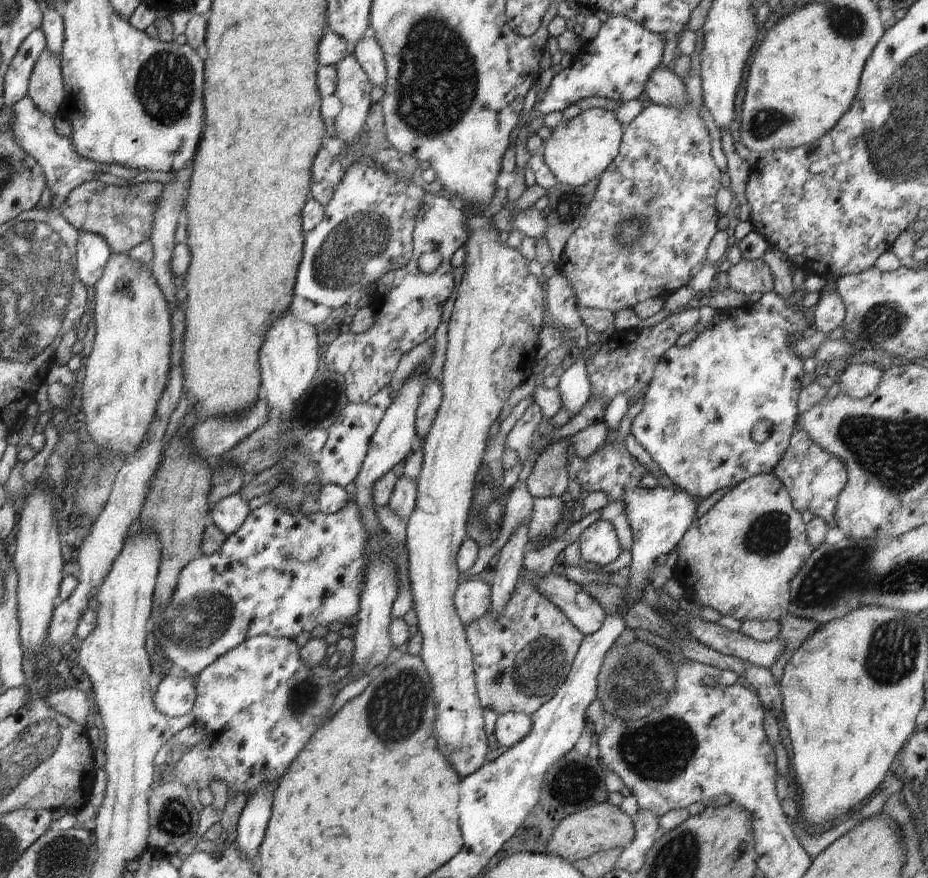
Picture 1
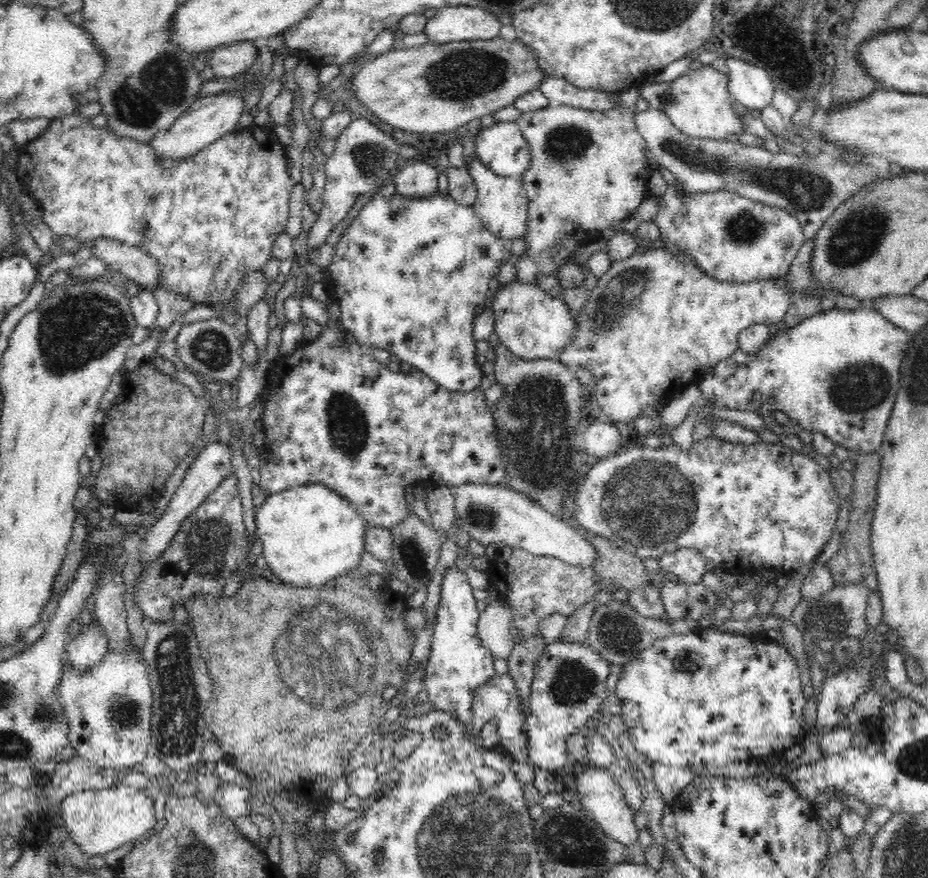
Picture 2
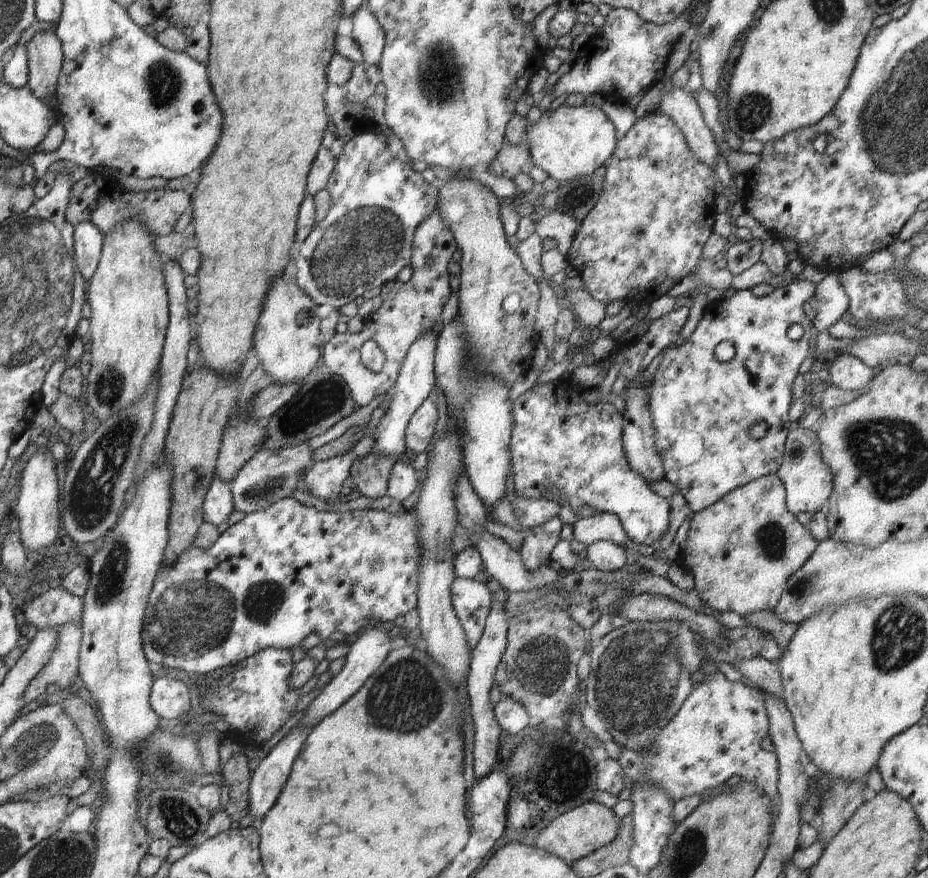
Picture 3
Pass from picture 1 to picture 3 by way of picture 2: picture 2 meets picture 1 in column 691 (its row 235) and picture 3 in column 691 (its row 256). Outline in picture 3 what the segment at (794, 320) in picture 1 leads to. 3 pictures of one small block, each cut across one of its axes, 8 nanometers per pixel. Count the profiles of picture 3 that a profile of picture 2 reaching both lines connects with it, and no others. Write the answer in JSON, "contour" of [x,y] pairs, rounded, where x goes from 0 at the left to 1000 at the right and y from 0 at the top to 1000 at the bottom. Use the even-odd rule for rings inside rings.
{"contour":[[[853,318],[820,339],[809,331],[793,331],[787,339],[778,338],[764,346],[759,362],[737,392],[716,401],[702,437],[698,467],[705,485],[707,517],[713,524],[717,547],[728,554],[747,584],[755,583],[810,547],[837,539],[845,524],[849,494],[857,484],[850,475],[853,442],[864,412],[875,404],[876,367],[869,360],[865,346],[876,341],[879,323]],[[856,369],[866,374],[866,383],[860,388],[849,385],[849,377]],[[778,388],[788,390],[793,397],[793,405],[787,412],[776,412],[770,407],[772,394]],[[817,481],[828,485],[828,494],[825,499],[810,501],[808,485]]]}

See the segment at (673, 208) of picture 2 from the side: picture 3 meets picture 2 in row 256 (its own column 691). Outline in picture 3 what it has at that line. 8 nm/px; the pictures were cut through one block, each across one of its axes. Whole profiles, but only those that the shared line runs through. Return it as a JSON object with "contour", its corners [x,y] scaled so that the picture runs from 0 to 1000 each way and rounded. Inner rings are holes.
{"contour":[[[777,764],[760,769],[756,777],[746,781],[744,793],[709,834],[698,854],[688,856],[670,851],[665,868],[683,893],[696,888],[696,893],[700,891],[716,900],[725,915],[755,905],[763,897],[780,899],[782,891],[795,883],[800,888],[815,893],[815,897],[830,909],[836,934],[841,920],[839,874],[833,856],[821,853],[821,844],[829,838],[823,797],[822,787],[805,781],[801,776],[787,777]]]}

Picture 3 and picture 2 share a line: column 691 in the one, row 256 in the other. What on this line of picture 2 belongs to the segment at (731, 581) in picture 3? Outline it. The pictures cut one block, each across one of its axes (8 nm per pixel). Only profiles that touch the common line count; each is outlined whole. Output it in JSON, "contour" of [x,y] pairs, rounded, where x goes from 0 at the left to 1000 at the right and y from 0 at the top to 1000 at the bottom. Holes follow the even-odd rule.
{"contour":[[[688,99],[677,100],[672,104],[666,105],[667,120],[657,125],[641,126],[641,125],[629,125],[625,123],[614,122],[608,118],[592,118],[587,123],[580,124],[578,126],[564,128],[559,134],[555,138],[565,158],[569,162],[571,169],[571,177],[573,177],[572,187],[569,194],[565,194],[565,199],[561,203],[561,208],[565,212],[567,222],[569,222],[569,264],[563,271],[567,277],[567,288],[560,289],[557,296],[558,303],[558,315],[556,321],[565,321],[566,323],[580,323],[580,314],[582,312],[600,312],[603,305],[608,305],[610,301],[619,300],[619,285],[623,282],[624,276],[636,271],[636,267],[642,267],[642,264],[649,264],[653,260],[664,257],[677,246],[681,244],[694,230],[699,221],[699,203],[703,198],[704,192],[697,186],[695,179],[695,159],[692,156],[690,148],[685,145],[683,139],[683,132],[686,130],[685,114],[690,112],[688,106]]]}

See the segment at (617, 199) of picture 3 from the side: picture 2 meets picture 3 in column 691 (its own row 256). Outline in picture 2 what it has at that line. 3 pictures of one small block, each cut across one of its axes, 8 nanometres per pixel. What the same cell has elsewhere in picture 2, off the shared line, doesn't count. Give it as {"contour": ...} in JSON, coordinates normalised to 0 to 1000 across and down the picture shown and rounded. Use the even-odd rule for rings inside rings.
{"contour":[[[83,128],[78,129],[77,131],[71,132],[70,134],[60,133],[59,136],[54,136],[54,139],[47,150],[42,153],[39,157],[34,158],[32,162],[20,166],[19,169],[19,185],[17,190],[17,196],[19,204],[23,210],[27,212],[29,219],[34,222],[38,228],[41,230],[41,233],[45,240],[45,249],[47,253],[52,255],[57,267],[65,270],[69,269],[78,269],[82,272],[93,276],[93,274],[101,274],[103,271],[116,271],[122,273],[127,273],[135,276],[135,278],[147,280],[149,284],[155,286],[155,288],[162,290],[162,293],[166,294],[166,297],[170,300],[170,304],[172,304],[172,309],[175,309],[175,319],[166,326],[166,329],[179,329],[183,333],[189,333],[190,335],[194,335],[196,337],[203,337],[203,341],[209,345],[209,347],[224,347],[224,350],[231,350],[231,352],[235,352],[235,354],[246,354],[246,356],[250,356],[250,361],[253,361],[253,364],[250,366],[249,369],[253,370],[253,366],[258,362],[254,358],[255,347],[253,346],[252,333],[259,331],[262,326],[260,326],[268,314],[268,311],[275,309],[284,308],[287,301],[294,294],[293,293],[293,282],[295,281],[295,276],[300,272],[300,269],[304,267],[304,264],[308,263],[309,253],[311,248],[311,239],[313,239],[313,221],[315,221],[315,216],[317,216],[318,207],[313,200],[313,196],[310,196],[310,187],[308,186],[308,177],[306,175],[307,166],[302,163],[300,156],[297,156],[295,148],[282,146],[281,144],[272,144],[268,147],[261,147],[260,149],[250,149],[235,159],[224,164],[223,167],[213,172],[211,175],[204,178],[200,181],[170,181],[170,177],[168,177],[168,172],[166,172],[166,167],[162,167],[159,164],[153,164],[148,159],[142,159],[141,157],[129,157],[125,155],[117,146],[103,146],[99,144],[98,134],[94,132],[88,132]]]}

